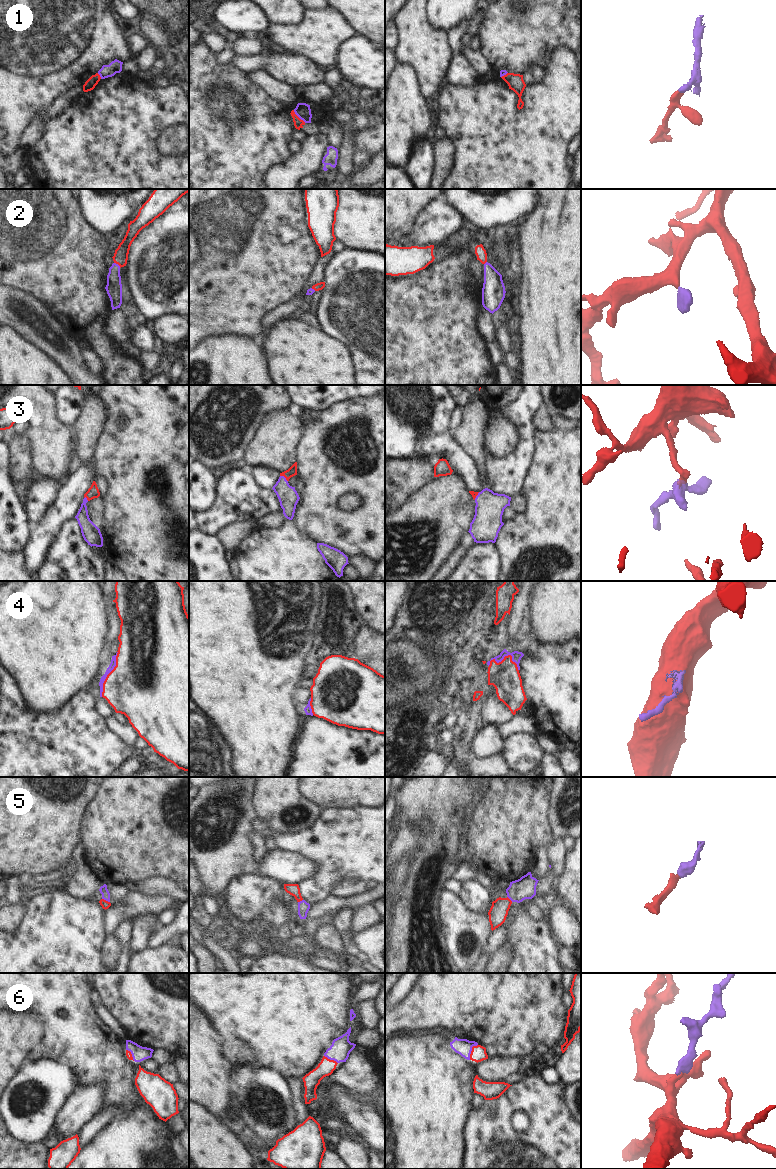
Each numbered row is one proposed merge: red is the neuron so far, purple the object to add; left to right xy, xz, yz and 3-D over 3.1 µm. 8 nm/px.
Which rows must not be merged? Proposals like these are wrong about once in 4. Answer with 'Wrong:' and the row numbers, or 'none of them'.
Wrong: 1

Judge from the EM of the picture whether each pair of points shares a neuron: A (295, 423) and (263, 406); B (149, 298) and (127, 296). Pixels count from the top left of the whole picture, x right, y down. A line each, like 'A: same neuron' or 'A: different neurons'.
A: different neurons
B: different neurons

